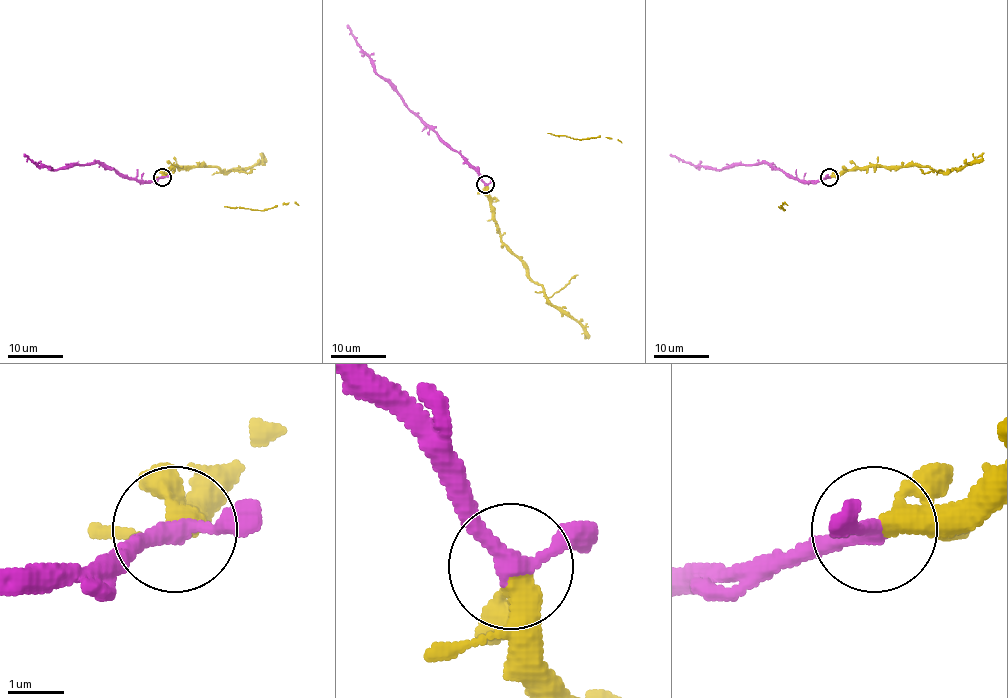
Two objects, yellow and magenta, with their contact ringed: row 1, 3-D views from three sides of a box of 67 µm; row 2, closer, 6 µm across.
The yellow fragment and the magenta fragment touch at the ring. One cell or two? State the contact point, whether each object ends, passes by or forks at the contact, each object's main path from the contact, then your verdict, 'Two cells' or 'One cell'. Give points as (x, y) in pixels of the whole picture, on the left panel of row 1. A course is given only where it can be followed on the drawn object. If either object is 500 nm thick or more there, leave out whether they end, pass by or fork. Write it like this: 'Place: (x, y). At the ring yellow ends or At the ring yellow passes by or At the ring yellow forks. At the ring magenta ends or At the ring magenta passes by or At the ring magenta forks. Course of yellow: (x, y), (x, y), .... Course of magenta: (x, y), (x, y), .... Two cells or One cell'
Place: (162, 177). At the ring yellow ends. At the ring magenta passes by. Course of yellow: (162, 176), (172, 167), (248, 169), (261, 160), (261, 153). Course of magenta: (162, 176), (154, 180), (123, 178), (97, 162), (54, 169), (38, 165), (25, 154). One cell

